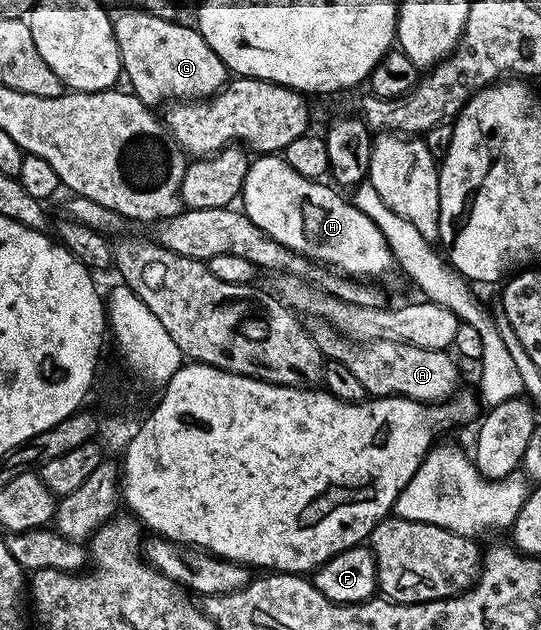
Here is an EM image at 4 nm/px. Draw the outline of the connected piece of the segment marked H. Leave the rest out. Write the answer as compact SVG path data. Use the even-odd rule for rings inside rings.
M261 154L249 165L247 178L241 187L239 204L245 216L251 218L251 222L255 222L259 230L271 234L275 242L303 254L322 266L328 266L342 276L373 278L369 276L385 276L389 271L394 271L393 251L382 239L380 230L374 227L367 214L359 210L354 203L346 197L345 201L336 187L330 187L321 180L303 178L303 174L291 170L291 166L287 166L287 162L280 155Z

